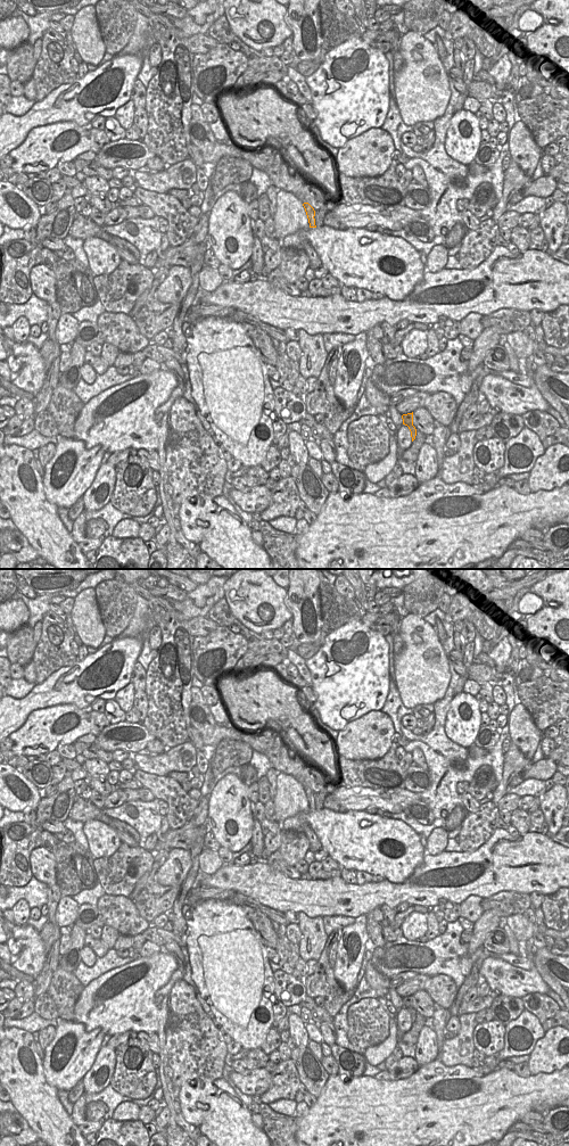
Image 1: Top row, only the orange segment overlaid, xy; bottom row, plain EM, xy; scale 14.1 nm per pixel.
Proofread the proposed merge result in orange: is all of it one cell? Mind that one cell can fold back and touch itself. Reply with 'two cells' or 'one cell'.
two cells

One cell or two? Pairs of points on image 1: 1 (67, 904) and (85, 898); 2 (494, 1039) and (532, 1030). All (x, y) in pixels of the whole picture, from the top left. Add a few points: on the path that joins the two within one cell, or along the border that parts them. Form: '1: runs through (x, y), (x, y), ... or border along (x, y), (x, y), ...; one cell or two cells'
1: border along (69, 897), (79, 905); two cells
2: border along (505, 1025), (504, 1046), (493, 1055); two cells

